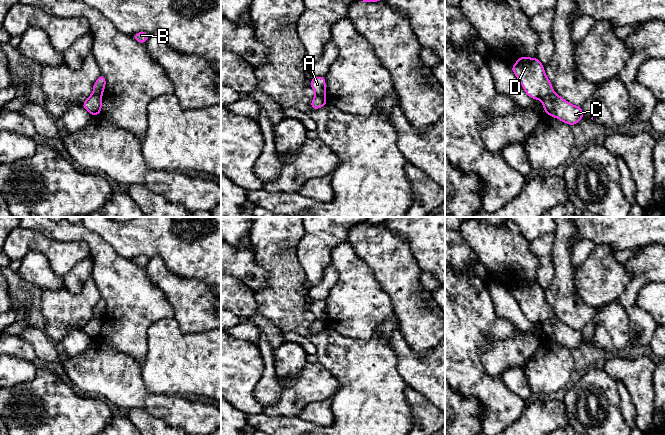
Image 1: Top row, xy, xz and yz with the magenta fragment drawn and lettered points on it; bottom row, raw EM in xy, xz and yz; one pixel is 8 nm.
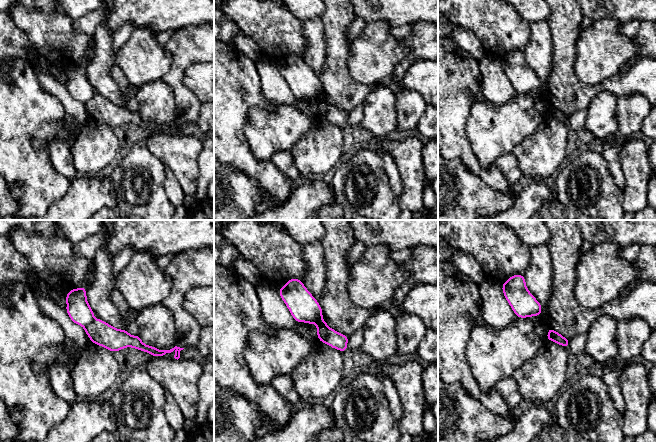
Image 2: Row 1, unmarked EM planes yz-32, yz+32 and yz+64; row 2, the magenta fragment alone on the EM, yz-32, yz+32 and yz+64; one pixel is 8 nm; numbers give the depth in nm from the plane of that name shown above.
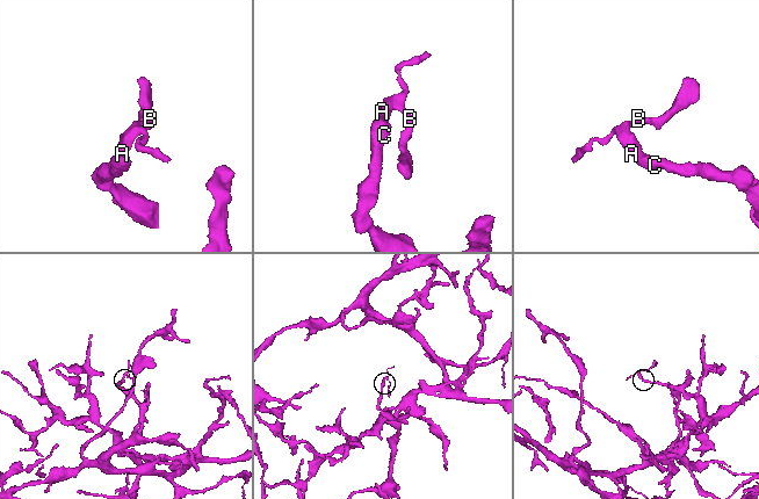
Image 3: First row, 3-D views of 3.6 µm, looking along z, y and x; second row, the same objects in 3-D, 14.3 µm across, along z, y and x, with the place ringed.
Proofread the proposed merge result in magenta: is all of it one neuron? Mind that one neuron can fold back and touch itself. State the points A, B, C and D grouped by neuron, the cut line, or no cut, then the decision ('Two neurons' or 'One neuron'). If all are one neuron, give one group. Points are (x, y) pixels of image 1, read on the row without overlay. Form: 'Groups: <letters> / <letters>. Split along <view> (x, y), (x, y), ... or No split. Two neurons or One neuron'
Groups: A B D / C. Split along yz (552, 314), (541, 323). Two neurons

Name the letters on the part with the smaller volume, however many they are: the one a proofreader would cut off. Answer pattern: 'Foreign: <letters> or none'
Foreign: A, B, D

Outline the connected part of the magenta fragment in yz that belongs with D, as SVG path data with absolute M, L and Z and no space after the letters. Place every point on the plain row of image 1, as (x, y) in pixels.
M520 281L511 293L529 321L542 324L553 315L544 290L537 282Z

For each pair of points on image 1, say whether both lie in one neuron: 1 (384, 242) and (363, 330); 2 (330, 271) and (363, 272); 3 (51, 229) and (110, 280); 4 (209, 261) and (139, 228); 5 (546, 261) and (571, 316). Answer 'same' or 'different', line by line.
1: different
2: different
3: same
4: same
5: different

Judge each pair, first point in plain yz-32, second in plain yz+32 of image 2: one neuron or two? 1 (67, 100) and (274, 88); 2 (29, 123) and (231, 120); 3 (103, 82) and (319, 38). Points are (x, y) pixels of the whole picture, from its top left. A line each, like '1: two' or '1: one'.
1: one
2: one
3: two

